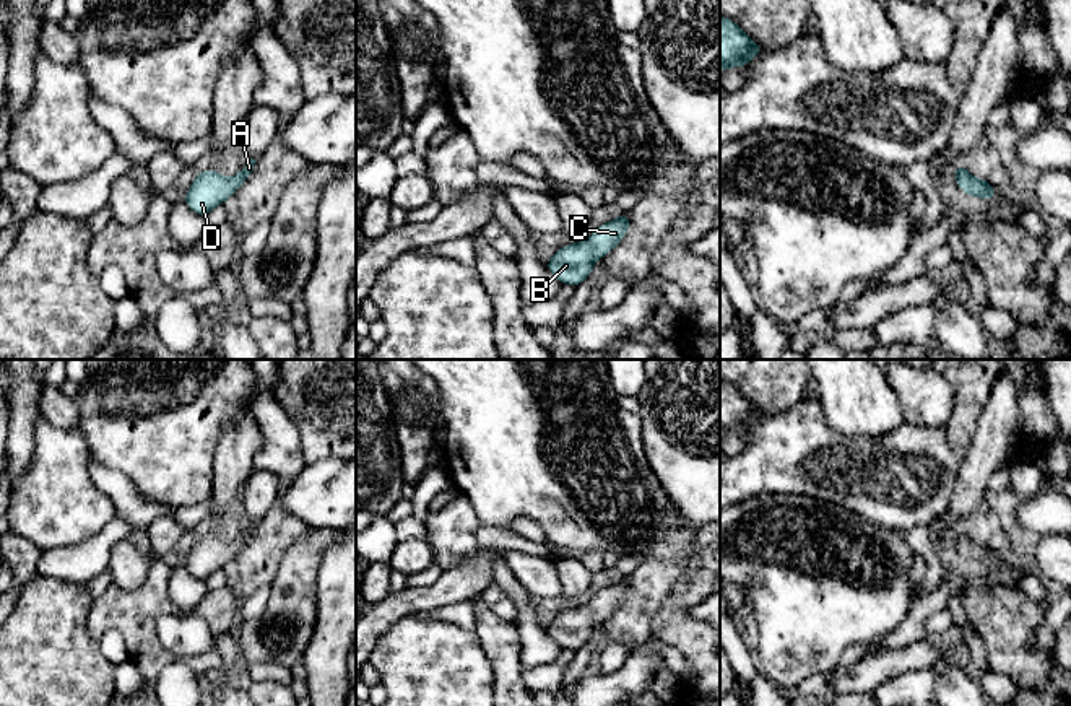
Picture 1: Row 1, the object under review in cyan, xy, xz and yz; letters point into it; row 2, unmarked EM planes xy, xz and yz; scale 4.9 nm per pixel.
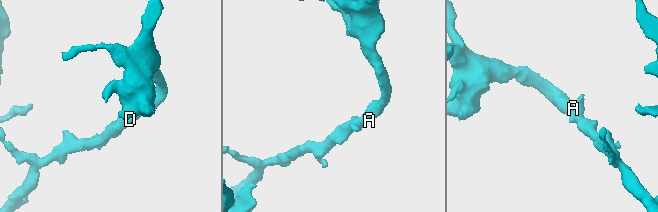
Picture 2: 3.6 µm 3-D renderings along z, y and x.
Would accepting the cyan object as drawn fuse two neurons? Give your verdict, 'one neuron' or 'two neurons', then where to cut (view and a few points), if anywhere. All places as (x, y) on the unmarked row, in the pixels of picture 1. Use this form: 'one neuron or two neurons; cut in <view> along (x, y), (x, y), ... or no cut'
one neuron; no cut

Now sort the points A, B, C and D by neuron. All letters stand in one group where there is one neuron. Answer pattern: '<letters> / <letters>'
A B C D

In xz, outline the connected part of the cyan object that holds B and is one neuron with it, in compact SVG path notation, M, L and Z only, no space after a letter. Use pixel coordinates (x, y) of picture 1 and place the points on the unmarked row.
M627 577L601 589L588 604L561 612L546 633L562 647L579 651L583 647L598 623L614 613L627 597L631 584Z

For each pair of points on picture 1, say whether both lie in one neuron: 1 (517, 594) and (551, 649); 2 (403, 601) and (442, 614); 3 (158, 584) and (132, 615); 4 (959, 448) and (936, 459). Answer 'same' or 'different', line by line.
1: same
2: different
3: same
4: different

